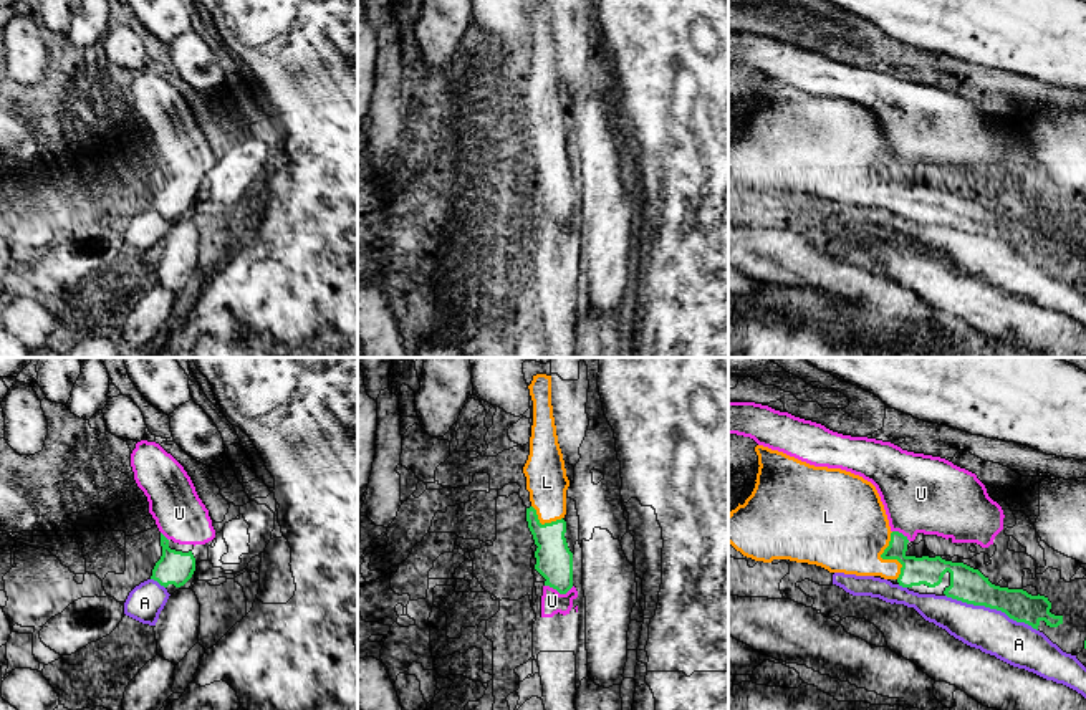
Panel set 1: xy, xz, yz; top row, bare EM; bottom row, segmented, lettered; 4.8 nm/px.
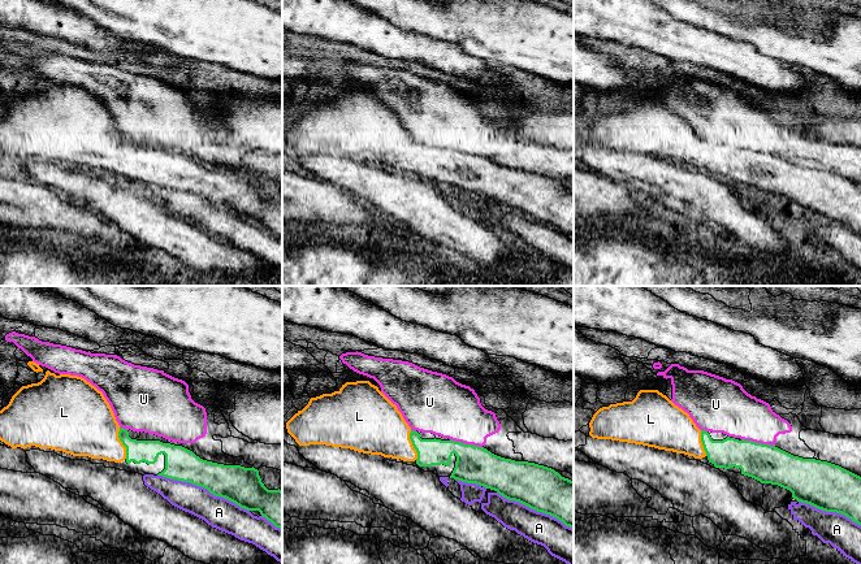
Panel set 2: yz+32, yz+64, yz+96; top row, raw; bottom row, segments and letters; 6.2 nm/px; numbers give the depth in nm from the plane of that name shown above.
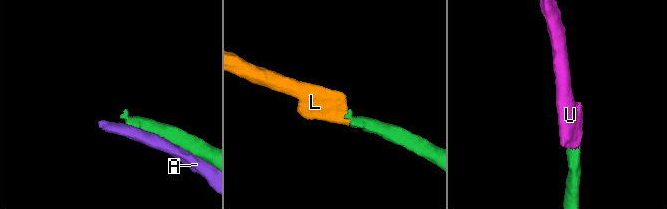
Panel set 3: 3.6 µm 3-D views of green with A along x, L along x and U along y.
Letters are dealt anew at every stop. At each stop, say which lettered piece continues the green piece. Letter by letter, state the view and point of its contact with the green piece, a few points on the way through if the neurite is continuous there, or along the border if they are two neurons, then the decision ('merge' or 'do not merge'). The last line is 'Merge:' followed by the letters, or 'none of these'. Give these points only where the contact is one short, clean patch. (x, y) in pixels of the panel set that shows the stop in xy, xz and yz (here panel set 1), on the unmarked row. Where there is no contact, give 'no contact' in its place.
A: contact yz (992, 237); do not merge
L: contact yz (886, 187); way yz (914, 201), (886, 187), (863, 174), (845, 158); merge
U: contact xz (560, 222); do not merge
Merge: L

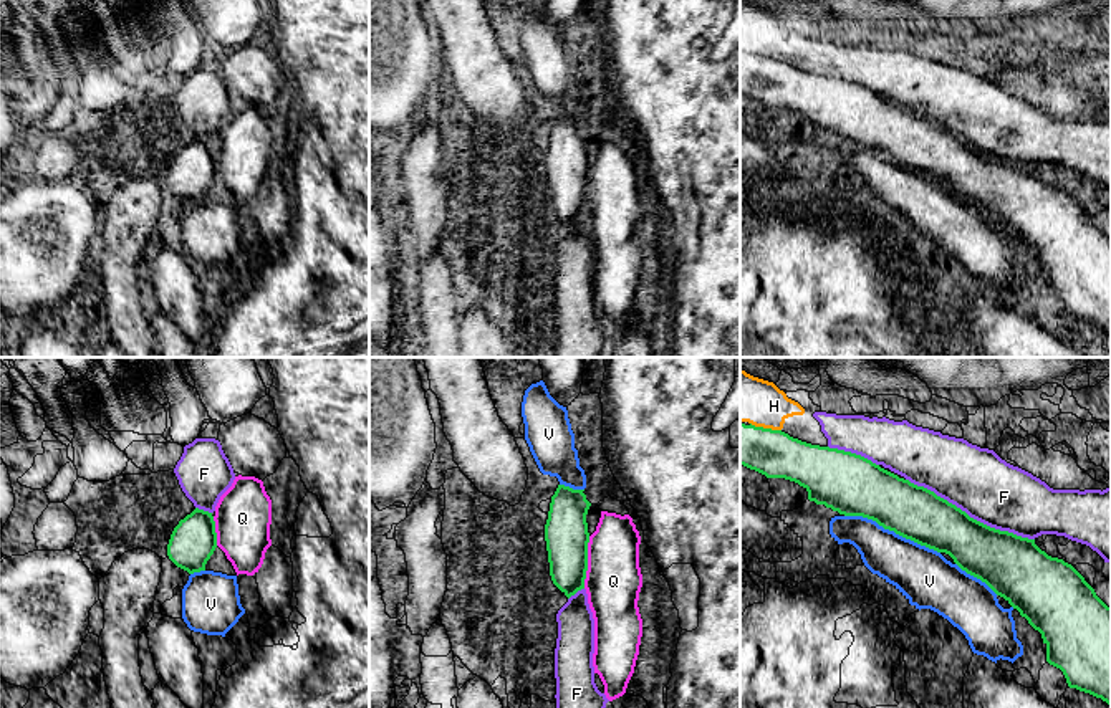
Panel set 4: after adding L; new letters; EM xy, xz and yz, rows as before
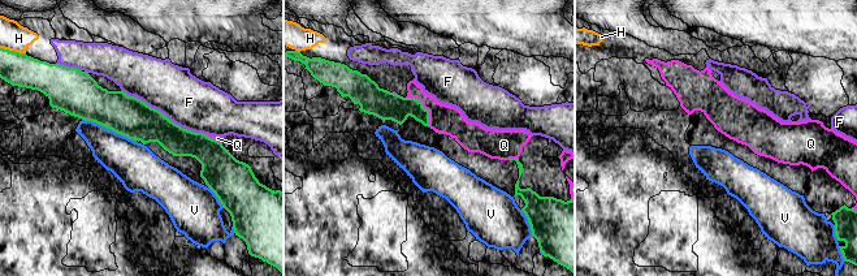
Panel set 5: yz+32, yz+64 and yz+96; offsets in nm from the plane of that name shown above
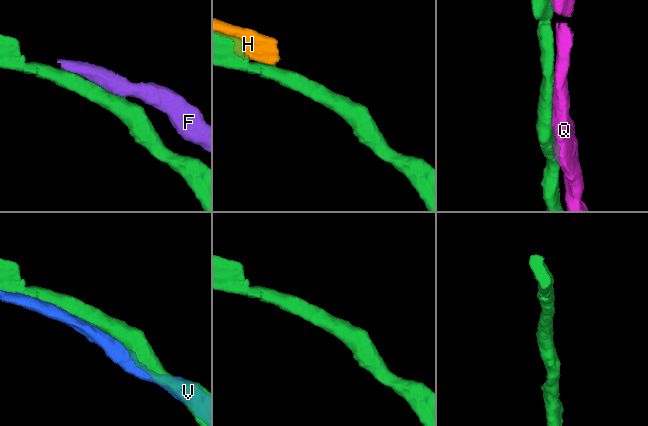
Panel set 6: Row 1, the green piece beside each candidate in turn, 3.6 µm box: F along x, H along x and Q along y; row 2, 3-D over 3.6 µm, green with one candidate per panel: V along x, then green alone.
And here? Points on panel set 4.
F: contact yz (969, 146); do not merge
H: contact yz (765, 58); do not merge
Q: contact xz (586, 192); do not merge
V: contact yz (893, 159); do not merge
Merge: none of these

